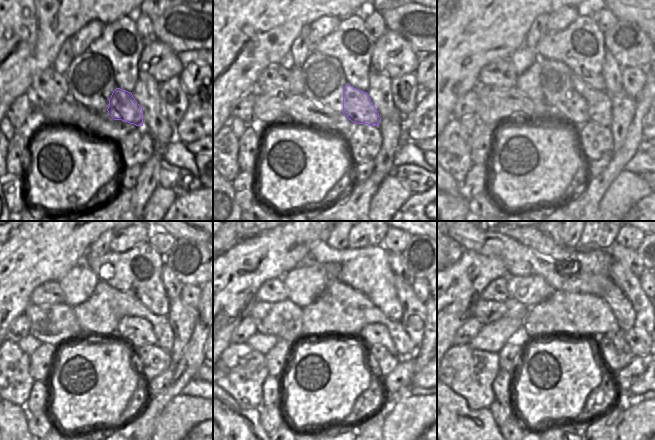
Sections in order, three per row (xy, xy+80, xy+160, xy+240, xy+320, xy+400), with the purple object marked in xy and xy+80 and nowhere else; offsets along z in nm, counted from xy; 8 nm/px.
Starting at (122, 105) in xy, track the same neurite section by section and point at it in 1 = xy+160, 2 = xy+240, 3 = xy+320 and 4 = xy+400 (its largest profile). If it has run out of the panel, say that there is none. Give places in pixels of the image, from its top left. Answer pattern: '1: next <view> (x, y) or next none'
1: next xy+160 (599, 104)
2: next xy+240 (162, 330)
3: next xy+320 (404, 346)
4: next xy+400 (640, 343)

